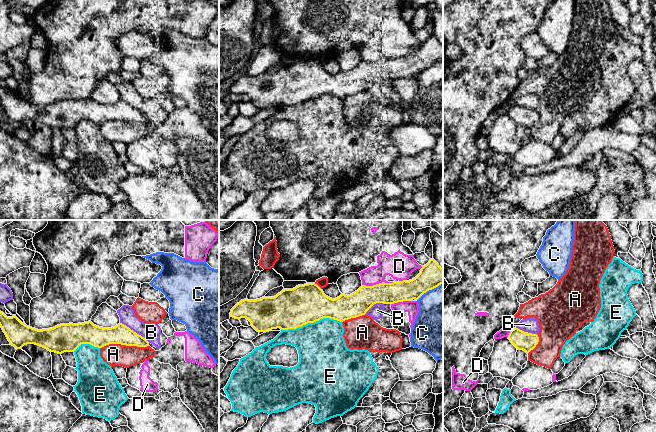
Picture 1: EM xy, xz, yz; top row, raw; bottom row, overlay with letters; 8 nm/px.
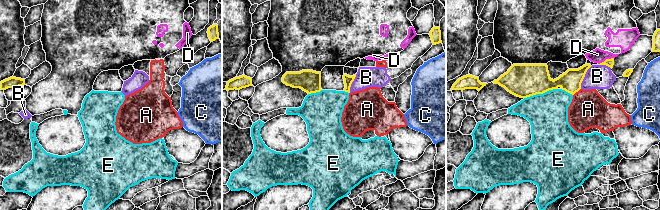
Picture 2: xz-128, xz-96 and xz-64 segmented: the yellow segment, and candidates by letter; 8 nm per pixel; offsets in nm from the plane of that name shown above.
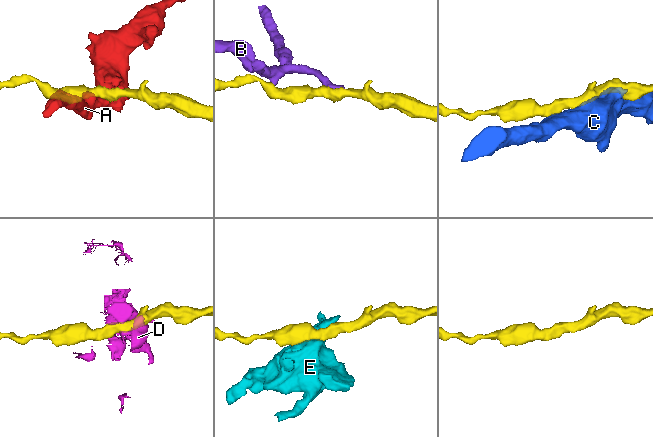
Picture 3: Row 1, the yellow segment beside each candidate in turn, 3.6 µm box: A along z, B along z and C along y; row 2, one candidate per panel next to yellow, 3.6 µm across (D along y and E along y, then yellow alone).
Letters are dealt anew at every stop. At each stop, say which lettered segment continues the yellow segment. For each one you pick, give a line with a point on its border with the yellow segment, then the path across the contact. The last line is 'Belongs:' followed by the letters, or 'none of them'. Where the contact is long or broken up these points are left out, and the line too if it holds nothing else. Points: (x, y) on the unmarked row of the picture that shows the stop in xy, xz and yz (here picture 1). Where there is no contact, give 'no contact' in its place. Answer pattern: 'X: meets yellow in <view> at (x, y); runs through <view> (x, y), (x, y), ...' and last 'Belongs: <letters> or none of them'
Belongs: none of them

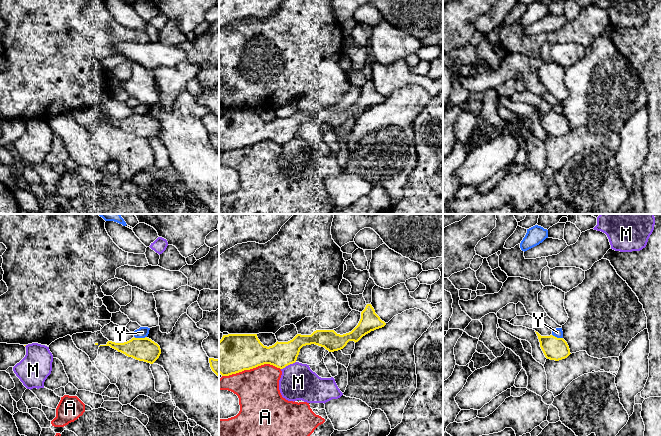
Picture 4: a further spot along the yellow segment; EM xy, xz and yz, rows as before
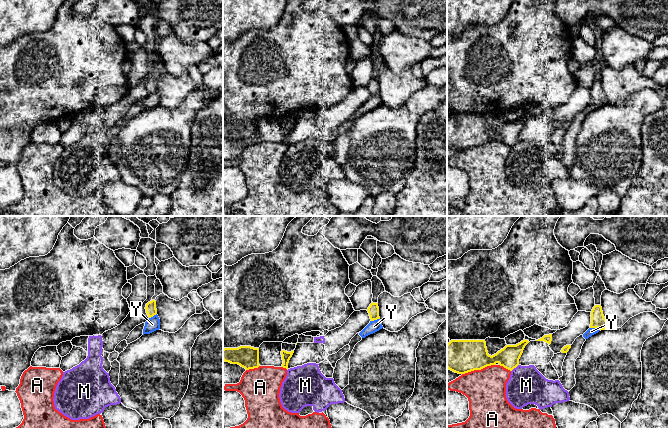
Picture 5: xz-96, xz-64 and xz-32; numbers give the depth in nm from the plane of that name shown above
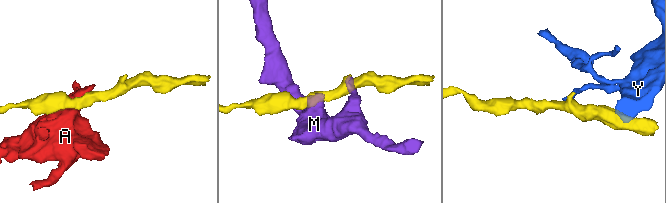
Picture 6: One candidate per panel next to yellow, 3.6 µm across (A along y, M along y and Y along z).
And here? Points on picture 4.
Belongs: none of them

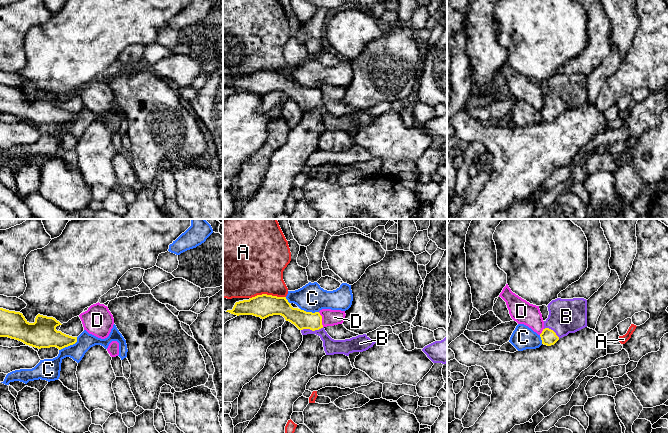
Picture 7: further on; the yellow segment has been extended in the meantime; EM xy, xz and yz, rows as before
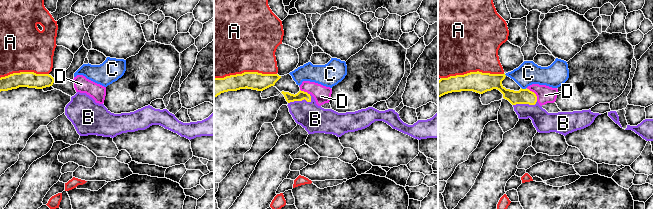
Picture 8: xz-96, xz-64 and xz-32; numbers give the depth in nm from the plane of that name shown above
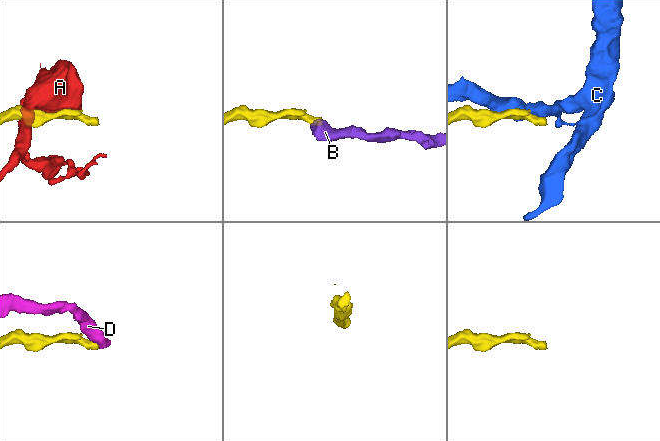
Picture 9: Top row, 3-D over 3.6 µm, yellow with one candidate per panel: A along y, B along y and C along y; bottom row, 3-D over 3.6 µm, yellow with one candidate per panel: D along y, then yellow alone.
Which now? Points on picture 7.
B: meets yellow in xz at (312, 106); runs through xz (301, 95), (312, 106), (317, 106), (331, 122)
Belongs: B

